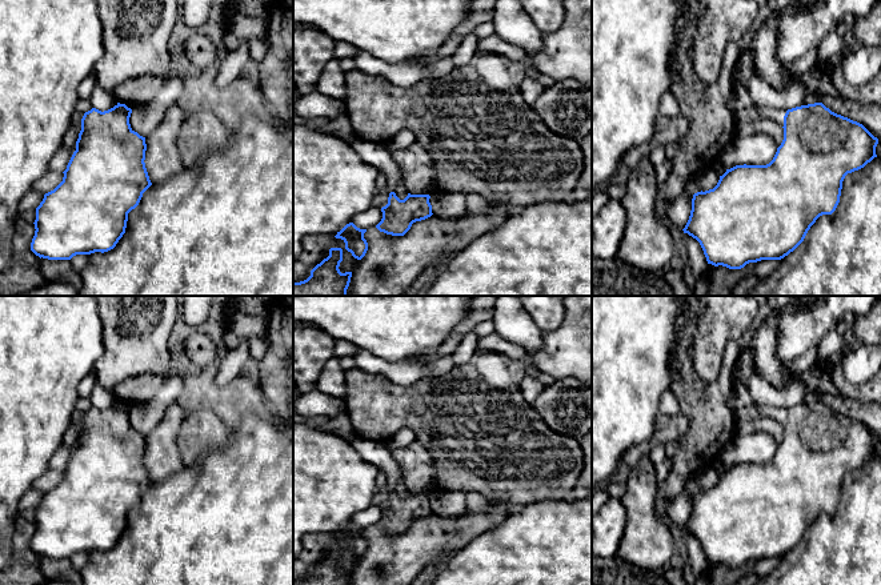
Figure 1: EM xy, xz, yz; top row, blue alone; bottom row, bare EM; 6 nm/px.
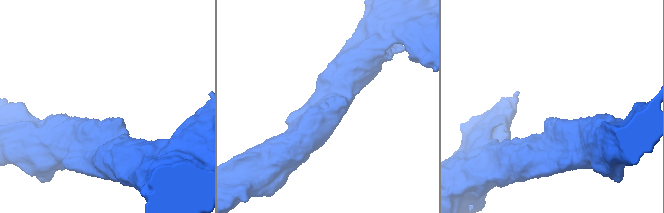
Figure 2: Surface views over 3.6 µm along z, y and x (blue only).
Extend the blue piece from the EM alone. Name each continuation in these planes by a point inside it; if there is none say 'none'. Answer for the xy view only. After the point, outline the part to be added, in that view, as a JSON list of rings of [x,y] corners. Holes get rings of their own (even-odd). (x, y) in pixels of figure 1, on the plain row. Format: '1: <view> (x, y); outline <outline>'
none

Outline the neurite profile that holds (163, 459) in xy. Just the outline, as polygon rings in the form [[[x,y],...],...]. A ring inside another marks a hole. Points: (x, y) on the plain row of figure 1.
[[[176,402],[168,408],[160,424],[145,436],[145,466],[152,482],[163,481],[185,465],[176,444],[185,412]]]

